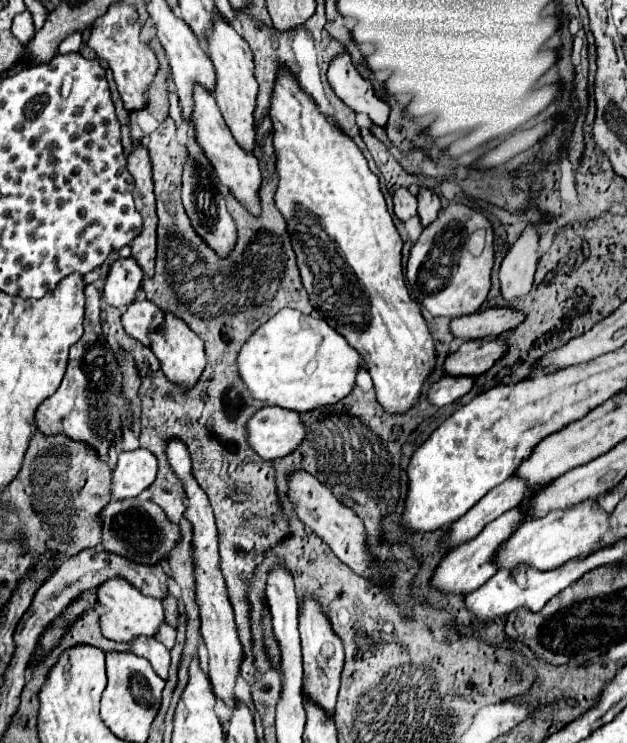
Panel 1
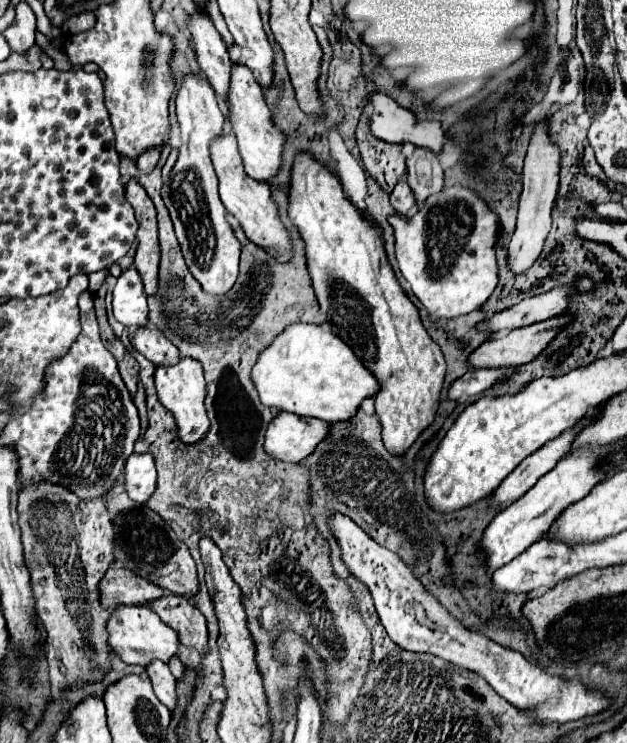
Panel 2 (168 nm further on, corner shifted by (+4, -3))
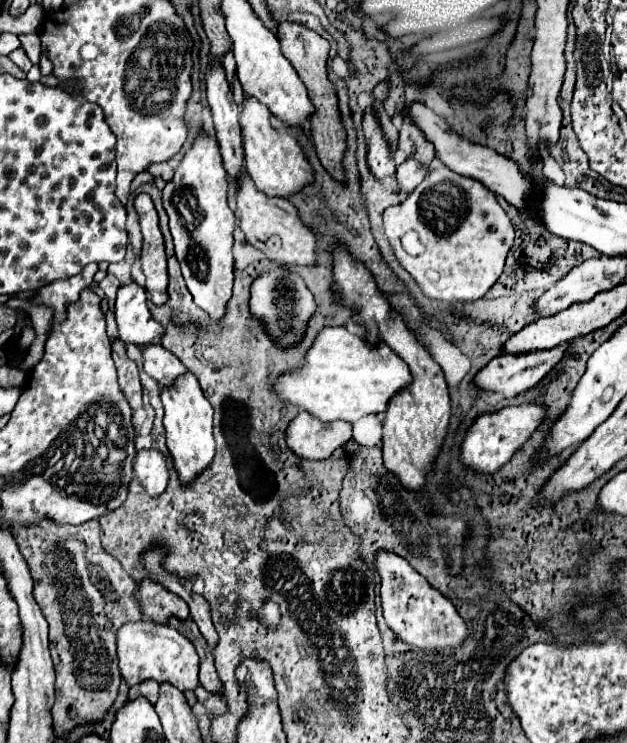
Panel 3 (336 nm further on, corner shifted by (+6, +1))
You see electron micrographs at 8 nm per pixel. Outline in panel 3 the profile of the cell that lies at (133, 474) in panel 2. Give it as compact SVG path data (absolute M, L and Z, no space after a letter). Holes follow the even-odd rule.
M156 449L138 451L134 457L134 475L148 495L160 495L168 485L166 457Z

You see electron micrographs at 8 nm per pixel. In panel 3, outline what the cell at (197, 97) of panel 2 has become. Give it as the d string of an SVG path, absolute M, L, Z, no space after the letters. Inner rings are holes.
M202 129L178 163L174 177L162 189L162 203L170 217L170 233L174 237L176 257L186 285L194 297L194 303L208 311L212 319L220 319L224 315L226 303L232 297L232 233L236 217L228 207L226 195L228 173L222 165L218 139Z

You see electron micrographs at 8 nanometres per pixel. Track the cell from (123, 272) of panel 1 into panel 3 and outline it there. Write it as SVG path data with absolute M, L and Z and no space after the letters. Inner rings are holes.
M136 281L118 289L114 315L118 323L118 337L124 343L144 347L158 341L162 335L162 325L152 319L146 307L146 289Z

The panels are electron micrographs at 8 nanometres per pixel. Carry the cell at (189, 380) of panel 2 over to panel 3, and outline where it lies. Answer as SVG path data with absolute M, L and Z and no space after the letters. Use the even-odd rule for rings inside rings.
M186 371L172 387L160 387L160 397L164 405L164 427L166 427L166 445L174 457L174 467L182 483L192 481L200 475L214 459L214 437L212 437L212 405L200 391L198 379Z

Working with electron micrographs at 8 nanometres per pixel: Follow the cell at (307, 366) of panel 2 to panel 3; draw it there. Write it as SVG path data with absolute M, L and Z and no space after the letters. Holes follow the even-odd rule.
M324 327L322 331L318 331L318 335L312 341L310 349L304 353L302 367L296 367L296 369L280 373L276 377L276 381L272 383L272 391L282 401L298 405L300 409L308 411L310 415L316 415L324 423L336 421L336 419L354 423L354 421L358 421L364 415L384 413L390 397L394 393L398 393L400 389L404 389L406 383L410 383L408 365L388 345L372 347L372 345L364 343L362 337L350 333L346 327Z

